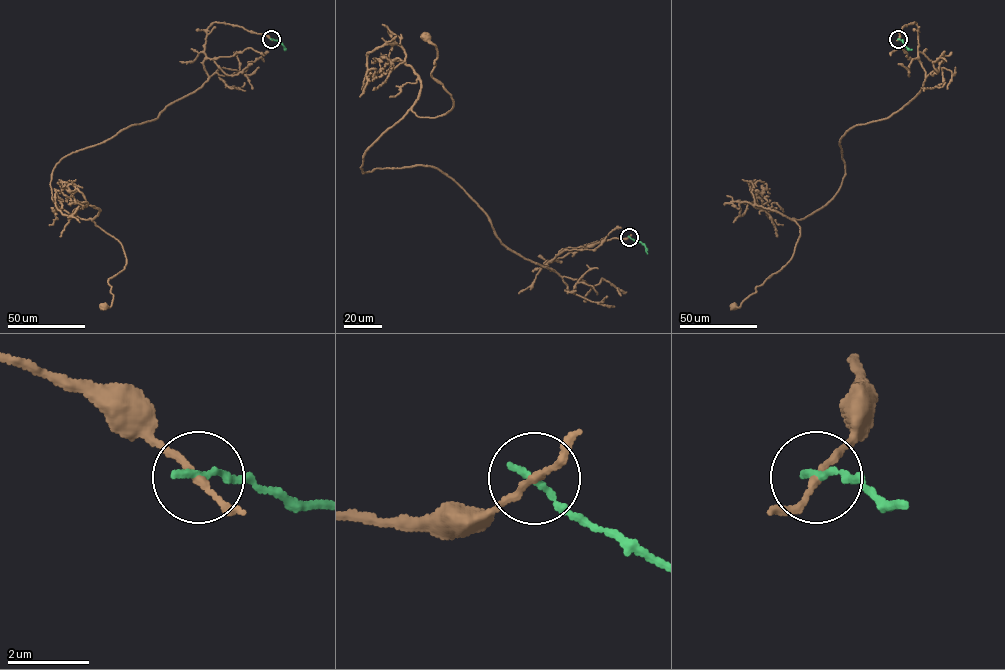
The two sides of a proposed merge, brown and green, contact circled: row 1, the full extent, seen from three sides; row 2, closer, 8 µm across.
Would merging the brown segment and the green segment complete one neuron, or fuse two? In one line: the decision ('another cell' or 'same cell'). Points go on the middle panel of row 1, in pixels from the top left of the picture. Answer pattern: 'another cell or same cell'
another cell

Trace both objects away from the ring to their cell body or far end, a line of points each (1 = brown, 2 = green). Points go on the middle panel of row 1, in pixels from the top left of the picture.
1: (629, 236), (551, 270), (508, 249), (435, 167), (363, 172), (410, 108), (453, 106), (426, 37)
2: (629, 236), (644, 244), (647, 253)

